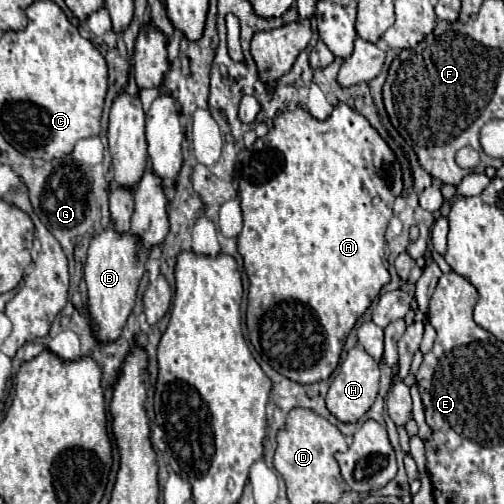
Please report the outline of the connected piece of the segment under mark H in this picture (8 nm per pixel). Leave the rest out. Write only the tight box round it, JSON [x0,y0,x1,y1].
[327,345,379,423]

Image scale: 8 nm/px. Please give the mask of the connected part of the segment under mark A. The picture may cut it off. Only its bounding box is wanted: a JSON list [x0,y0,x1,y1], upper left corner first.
[235,103,403,383]

